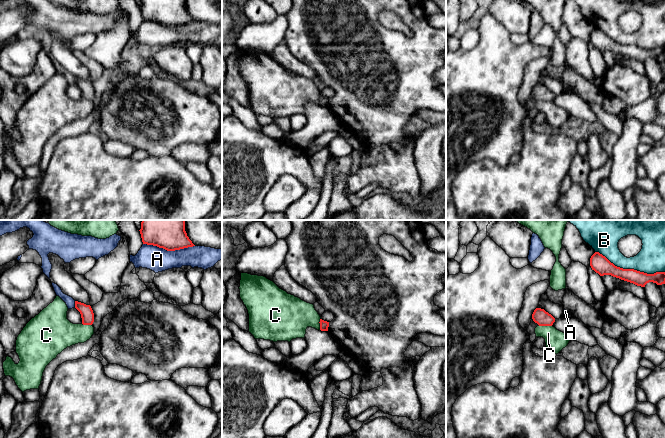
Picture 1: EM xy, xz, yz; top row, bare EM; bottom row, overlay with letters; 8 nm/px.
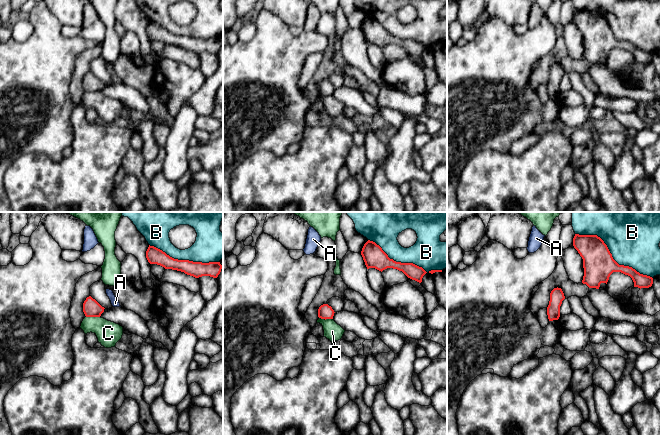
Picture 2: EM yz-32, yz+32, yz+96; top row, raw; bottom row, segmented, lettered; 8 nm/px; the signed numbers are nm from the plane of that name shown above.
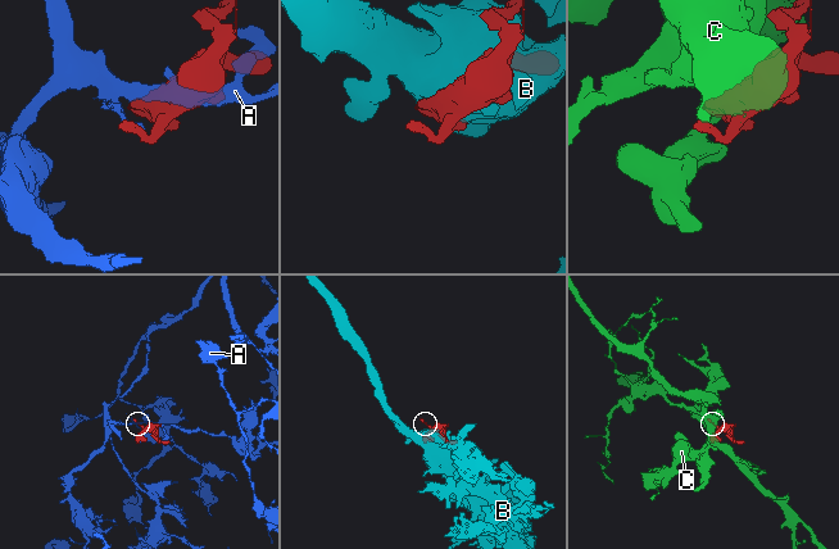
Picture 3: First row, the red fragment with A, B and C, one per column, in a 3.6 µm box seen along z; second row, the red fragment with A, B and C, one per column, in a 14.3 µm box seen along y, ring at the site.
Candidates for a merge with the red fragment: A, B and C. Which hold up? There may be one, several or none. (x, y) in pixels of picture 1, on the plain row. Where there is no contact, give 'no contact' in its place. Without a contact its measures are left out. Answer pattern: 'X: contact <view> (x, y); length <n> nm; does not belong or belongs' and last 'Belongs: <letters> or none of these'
A: contact xy (169, 26); length 420 nm; does not belong
B: contact yz (630, 45); length 600 nm; does not belong
C: contact yz (545, 101); length 110 nm; does not belong
Belongs: none of these

